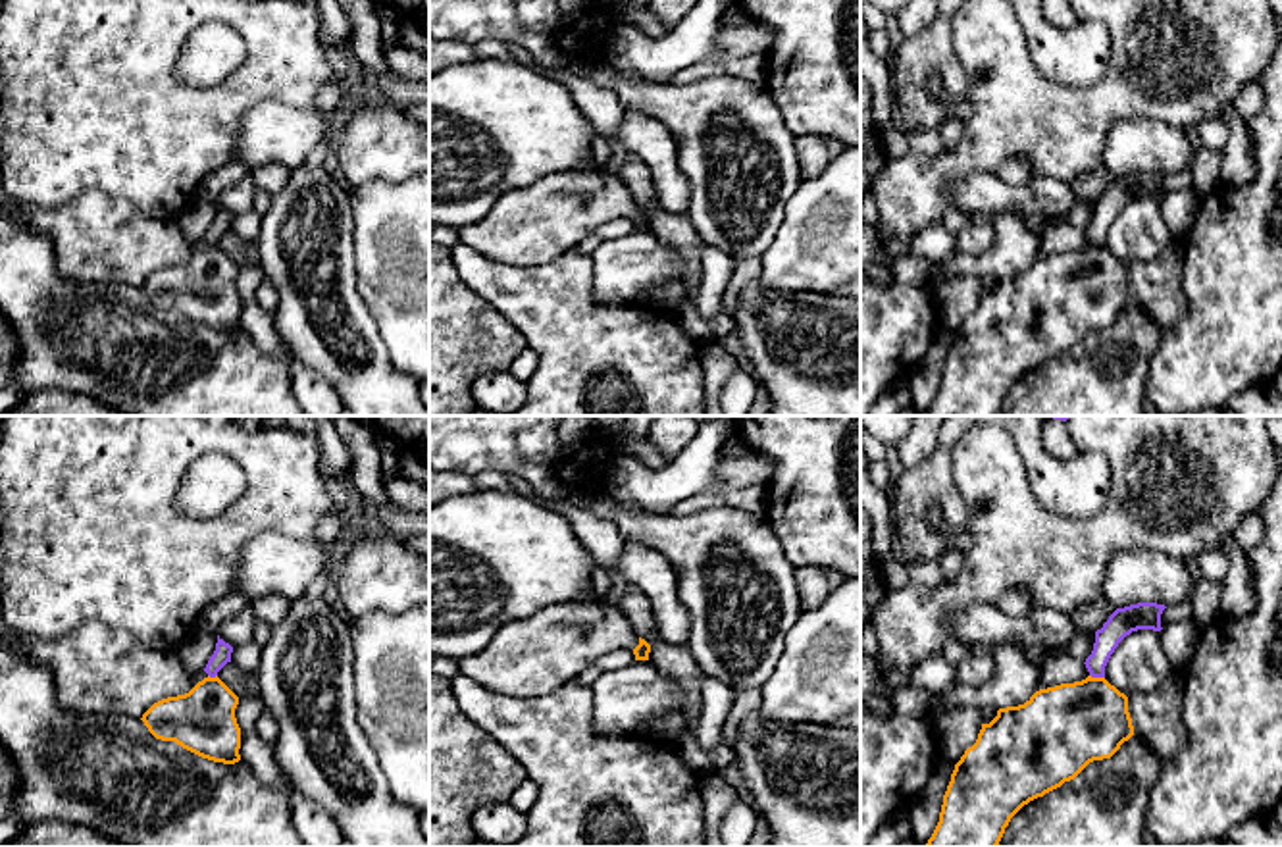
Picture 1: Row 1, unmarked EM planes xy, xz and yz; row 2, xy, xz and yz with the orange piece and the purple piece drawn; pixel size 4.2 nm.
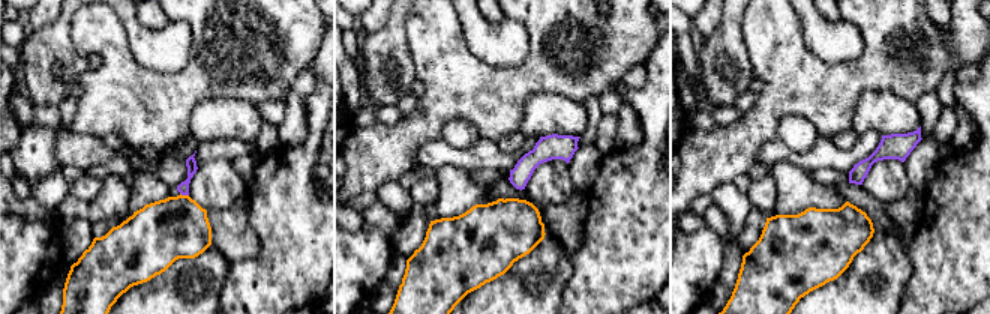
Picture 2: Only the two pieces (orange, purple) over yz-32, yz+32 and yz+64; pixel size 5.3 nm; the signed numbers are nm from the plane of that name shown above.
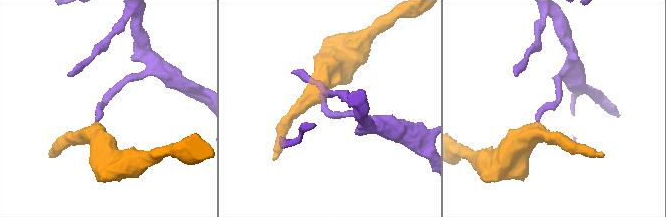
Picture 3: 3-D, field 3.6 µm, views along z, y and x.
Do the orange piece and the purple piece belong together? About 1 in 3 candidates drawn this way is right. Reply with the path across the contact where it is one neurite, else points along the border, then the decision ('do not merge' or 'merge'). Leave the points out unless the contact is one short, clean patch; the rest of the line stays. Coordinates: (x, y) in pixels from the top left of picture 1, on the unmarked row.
along yz (1090, 243), (1103, 247) | do not merge

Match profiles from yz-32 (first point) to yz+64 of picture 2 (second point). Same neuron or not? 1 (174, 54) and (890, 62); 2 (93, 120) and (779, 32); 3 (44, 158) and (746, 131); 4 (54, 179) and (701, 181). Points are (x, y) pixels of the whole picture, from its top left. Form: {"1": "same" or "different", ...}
{"1": "different", "2": "same", "3": "same", "4": "different"}

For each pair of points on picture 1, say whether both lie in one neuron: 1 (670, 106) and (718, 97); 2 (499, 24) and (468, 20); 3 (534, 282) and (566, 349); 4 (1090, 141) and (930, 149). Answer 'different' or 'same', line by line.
1: same
2: same
3: same
4: different

